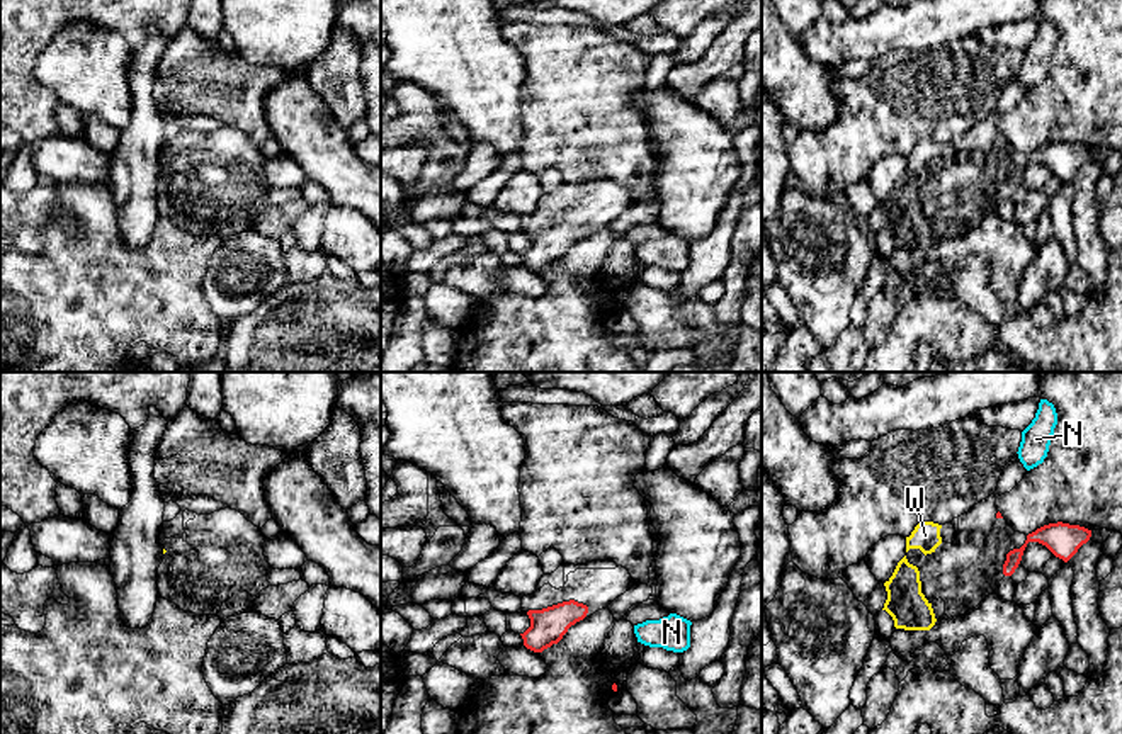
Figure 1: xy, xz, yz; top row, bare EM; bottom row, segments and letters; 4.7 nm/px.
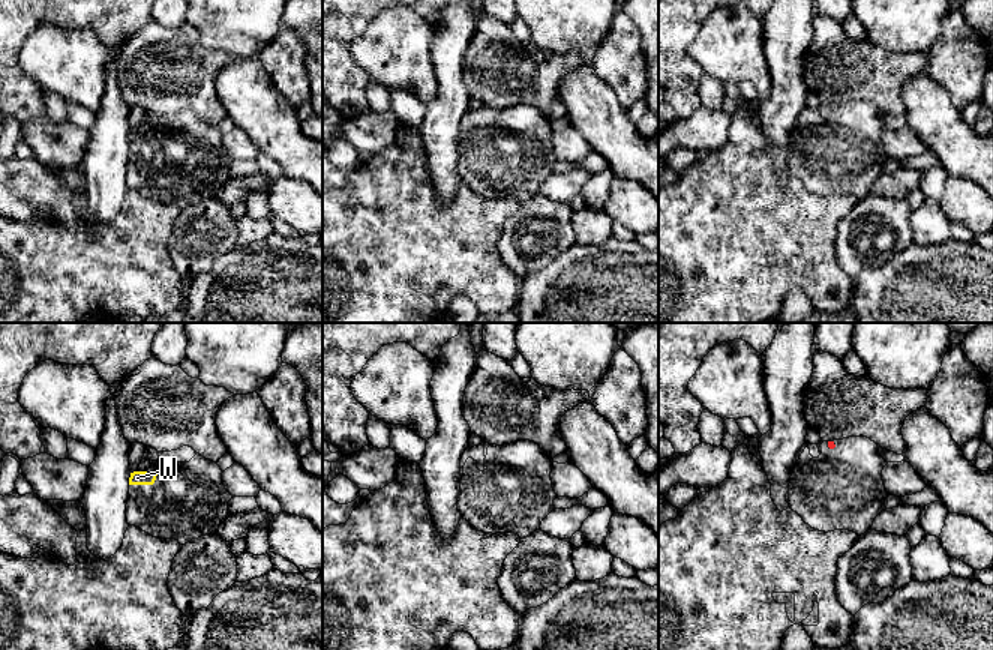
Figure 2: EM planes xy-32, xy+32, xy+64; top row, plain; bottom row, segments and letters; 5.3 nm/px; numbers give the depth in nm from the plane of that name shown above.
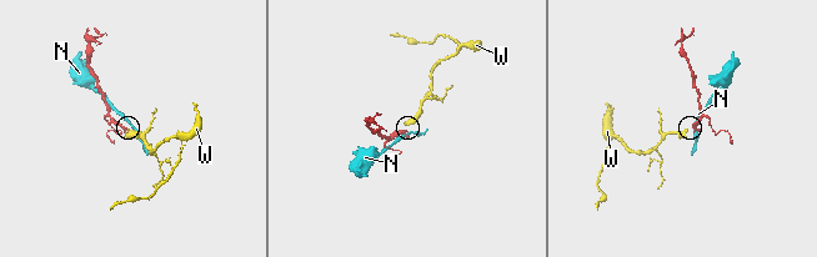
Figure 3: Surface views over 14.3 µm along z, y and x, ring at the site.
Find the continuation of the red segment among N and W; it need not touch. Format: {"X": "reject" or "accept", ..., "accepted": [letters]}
{"N": "reject", "W": "accept", "accepted": ["W"]}

